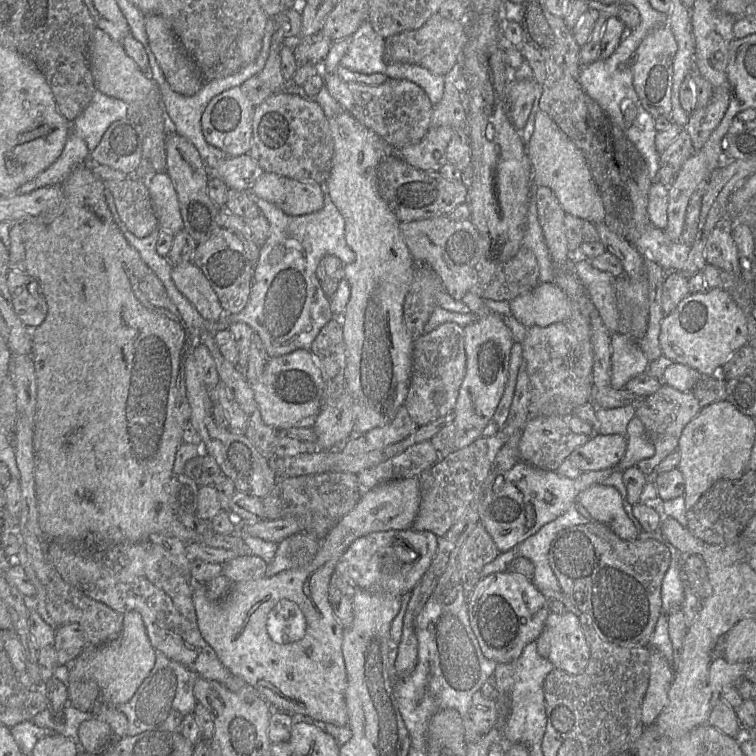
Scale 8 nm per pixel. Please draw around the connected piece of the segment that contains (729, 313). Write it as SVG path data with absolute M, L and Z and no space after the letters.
M720 288L690 293L661 322L659 343L662 355L687 365L702 376L718 374L727 359L747 344L747 319L732 297Z

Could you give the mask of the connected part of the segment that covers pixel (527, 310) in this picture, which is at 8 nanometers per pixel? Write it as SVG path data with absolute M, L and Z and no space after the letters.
M539 283L533 290L509 301L511 314L525 327L547 327L571 314L566 293L555 283Z

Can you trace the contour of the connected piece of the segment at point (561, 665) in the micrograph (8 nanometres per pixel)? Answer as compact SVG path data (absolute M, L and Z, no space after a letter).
M570 611L564 614L550 612L540 636L547 636L550 644L548 659L556 669L570 675L579 675L585 671L590 662L591 649L580 618L577 615Z

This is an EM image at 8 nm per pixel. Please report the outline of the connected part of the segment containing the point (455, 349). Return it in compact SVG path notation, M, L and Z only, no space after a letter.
M446 322L413 342L411 380L404 406L419 427L453 411L466 369L464 329Z

